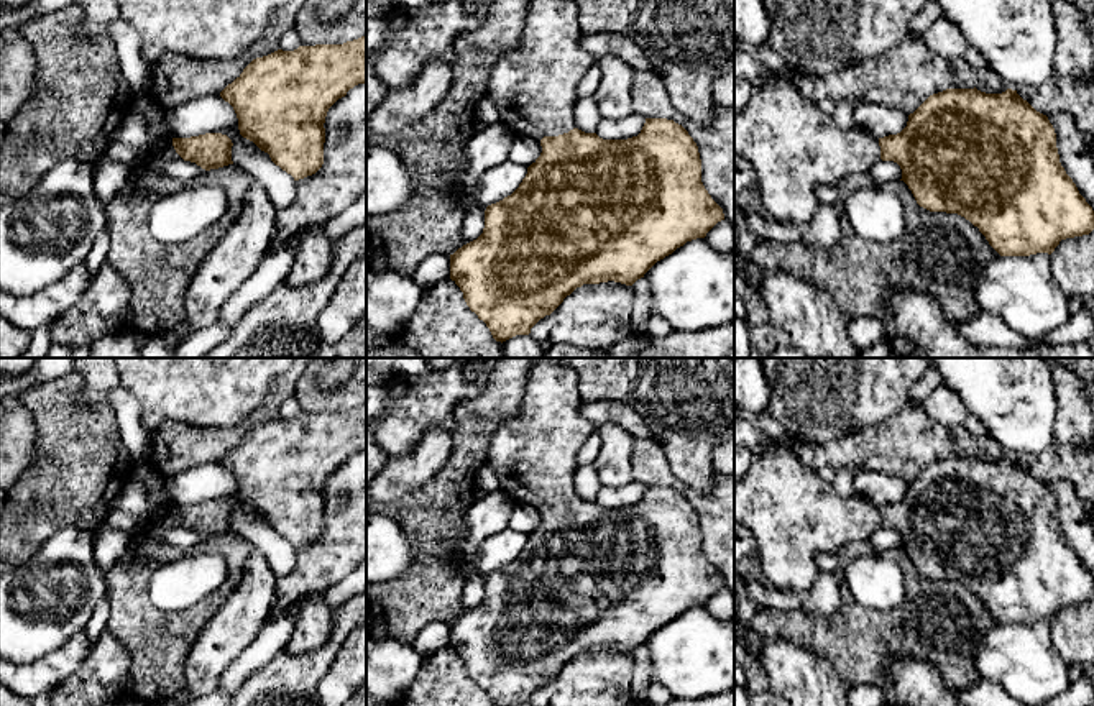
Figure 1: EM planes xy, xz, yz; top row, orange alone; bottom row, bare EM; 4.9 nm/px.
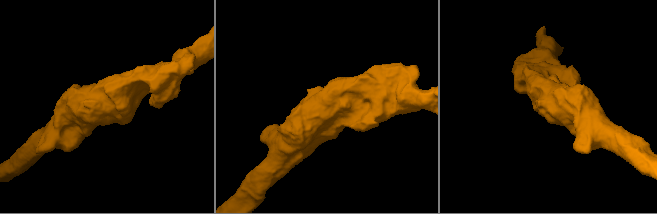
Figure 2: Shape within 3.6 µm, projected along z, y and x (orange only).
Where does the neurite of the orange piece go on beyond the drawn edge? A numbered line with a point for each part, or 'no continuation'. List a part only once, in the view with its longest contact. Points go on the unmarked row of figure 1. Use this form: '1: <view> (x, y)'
1: xz (534, 453)

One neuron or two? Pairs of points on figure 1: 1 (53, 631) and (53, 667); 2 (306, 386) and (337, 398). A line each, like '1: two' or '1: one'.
1: two
2: one

